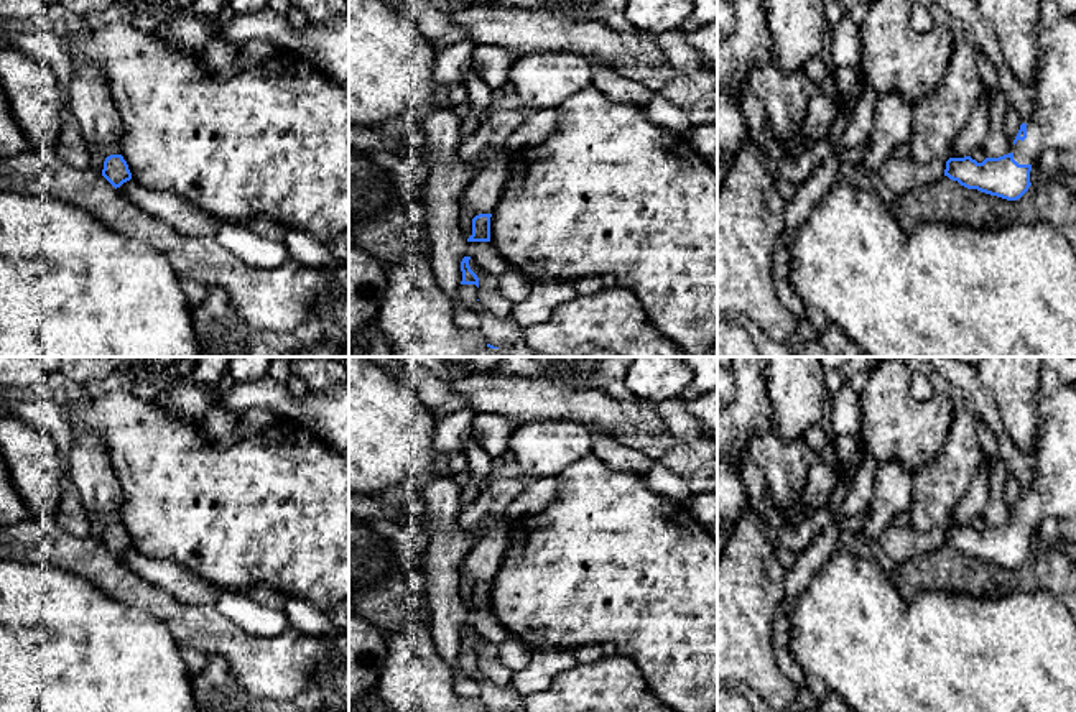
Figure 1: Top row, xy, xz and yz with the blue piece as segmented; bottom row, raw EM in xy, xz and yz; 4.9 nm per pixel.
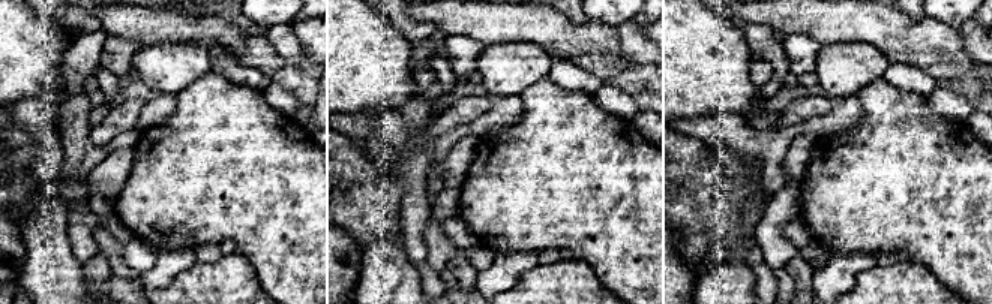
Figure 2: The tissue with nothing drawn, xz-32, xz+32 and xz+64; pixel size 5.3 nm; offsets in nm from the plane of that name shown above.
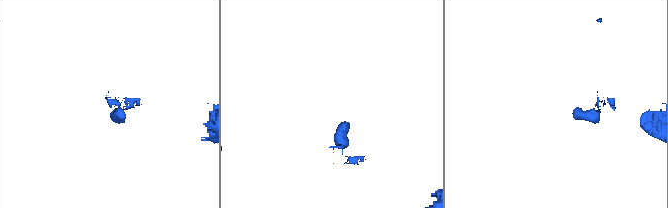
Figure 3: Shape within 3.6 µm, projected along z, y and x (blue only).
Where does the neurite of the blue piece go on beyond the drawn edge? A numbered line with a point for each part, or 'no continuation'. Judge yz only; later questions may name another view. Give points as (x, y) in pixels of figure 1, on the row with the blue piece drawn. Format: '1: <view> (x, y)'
1: yz (1053, 124)

